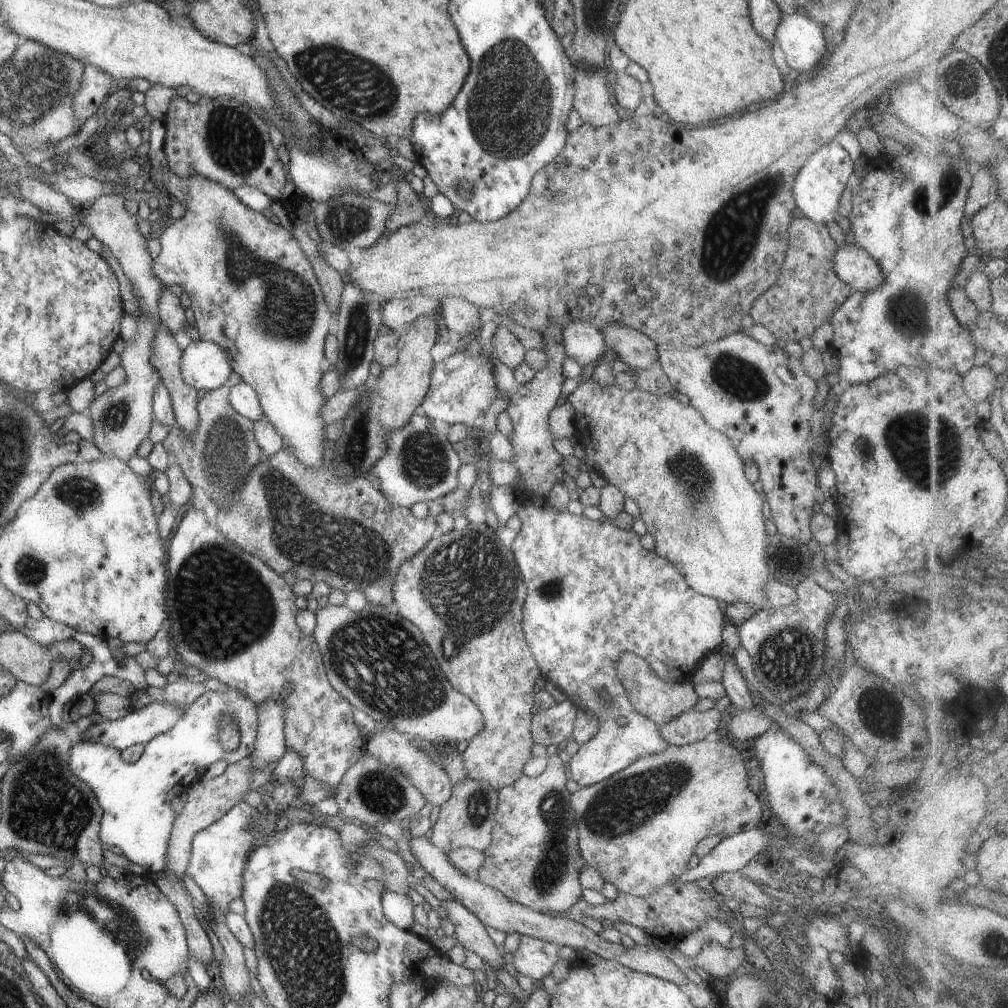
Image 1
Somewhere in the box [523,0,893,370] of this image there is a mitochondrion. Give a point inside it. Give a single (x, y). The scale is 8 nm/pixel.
(730, 237)

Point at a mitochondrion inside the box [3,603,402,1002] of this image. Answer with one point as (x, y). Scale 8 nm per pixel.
(46, 806)

